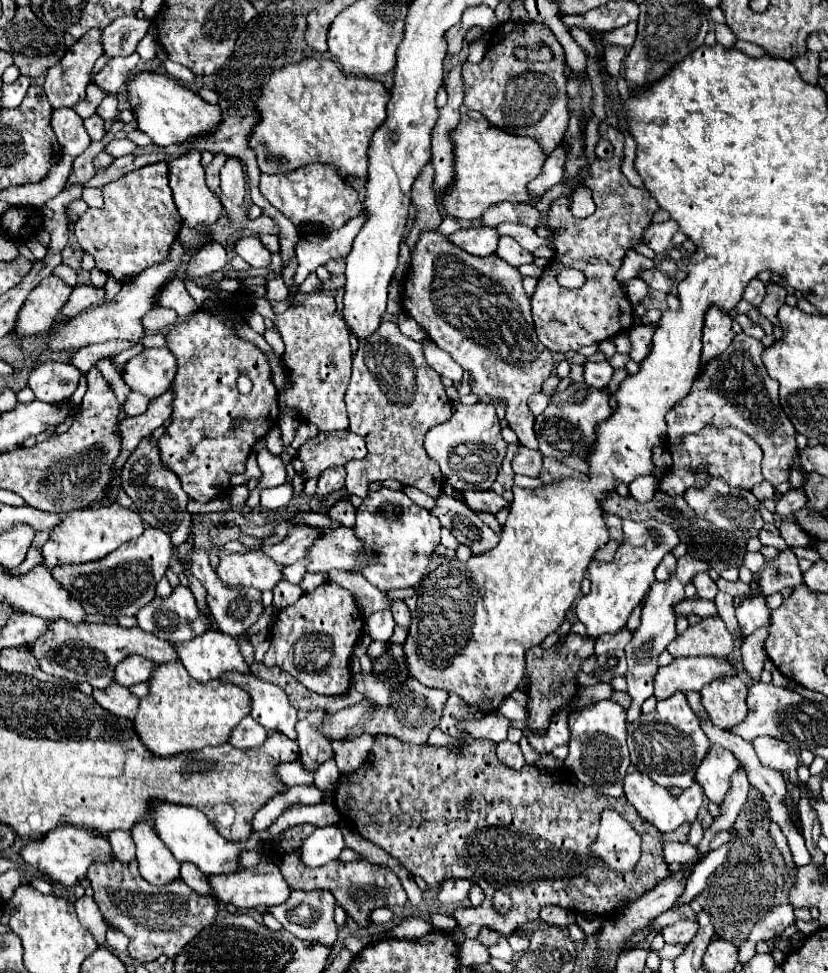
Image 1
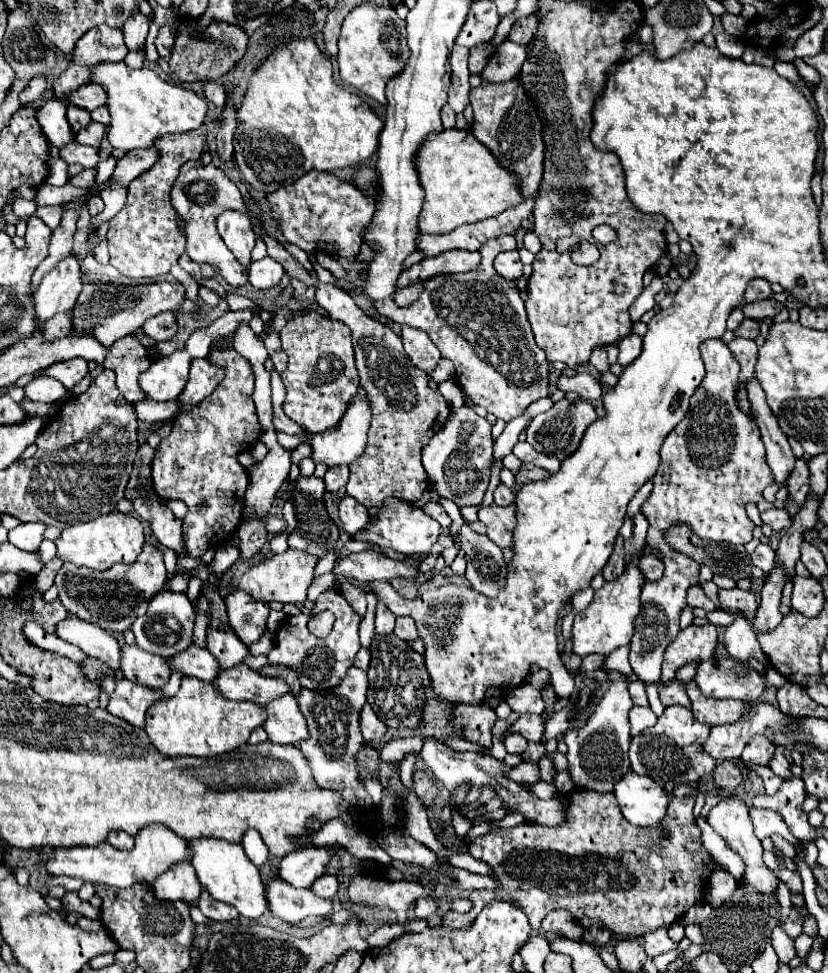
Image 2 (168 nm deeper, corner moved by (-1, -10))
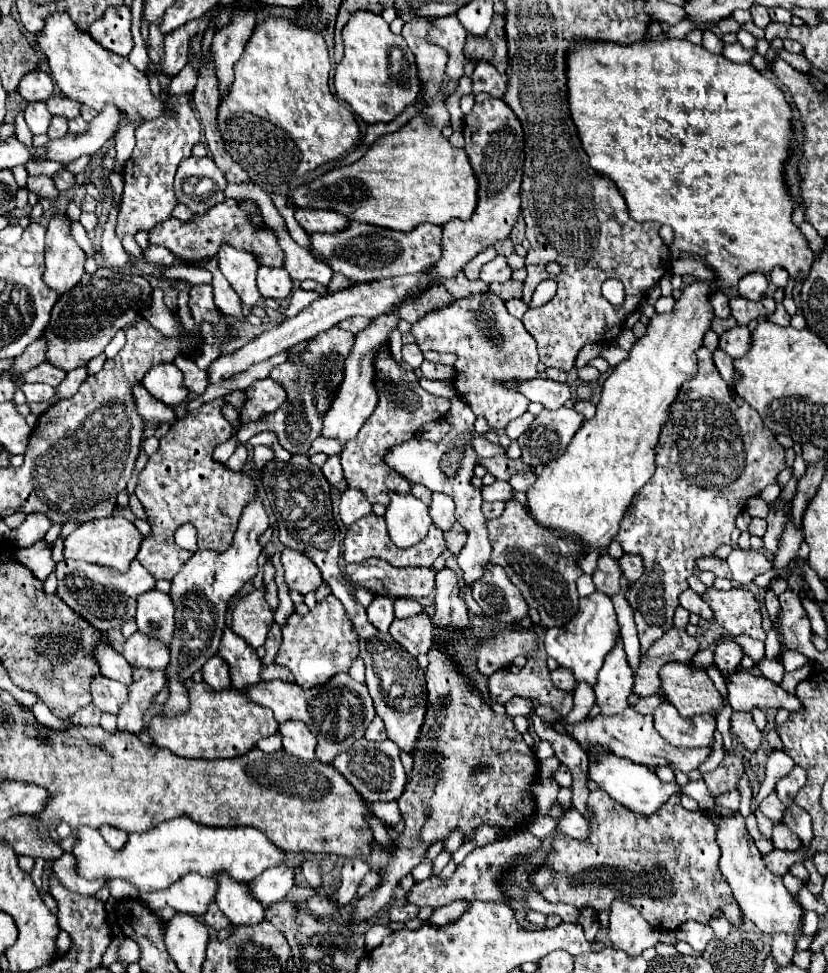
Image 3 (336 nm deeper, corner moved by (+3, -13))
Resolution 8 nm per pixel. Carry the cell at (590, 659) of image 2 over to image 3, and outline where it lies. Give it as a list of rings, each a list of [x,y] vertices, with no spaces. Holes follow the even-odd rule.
[[[557,668],[551,672],[551,680],[557,688],[563,688],[563,690],[573,690],[575,688],[575,680],[573,680],[573,674],[571,670],[565,670],[565,668]]]

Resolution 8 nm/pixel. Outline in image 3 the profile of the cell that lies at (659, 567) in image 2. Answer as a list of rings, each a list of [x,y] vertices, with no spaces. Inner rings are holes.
[[[623,554],[619,558],[619,568],[621,568],[621,574],[629,580],[629,582],[635,582],[641,578],[643,574],[643,560],[641,556],[631,556],[631,554]]]

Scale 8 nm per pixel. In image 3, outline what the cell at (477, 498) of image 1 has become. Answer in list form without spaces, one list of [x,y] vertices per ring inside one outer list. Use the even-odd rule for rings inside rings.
[[[511,500],[507,502],[505,512],[499,518],[487,520],[487,528],[493,546],[491,562],[505,568],[509,580],[521,590],[527,604],[537,610],[545,628],[565,626],[565,622],[569,622],[579,608],[575,582],[583,574],[583,570],[577,562],[581,550],[575,546],[575,542],[539,526],[519,502]]]

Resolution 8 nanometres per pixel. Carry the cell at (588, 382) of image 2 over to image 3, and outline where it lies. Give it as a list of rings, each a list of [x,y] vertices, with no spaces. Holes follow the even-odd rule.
[[[549,378],[509,380],[509,382],[503,382],[503,386],[509,386],[509,390],[521,392],[529,402],[539,402],[547,410],[557,410],[571,398],[571,390],[567,384],[559,384]]]

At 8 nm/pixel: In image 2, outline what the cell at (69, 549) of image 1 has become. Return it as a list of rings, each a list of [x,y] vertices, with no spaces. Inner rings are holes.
[[[111,511],[93,521],[63,529],[55,545],[57,545],[57,559],[61,559],[63,563],[73,563],[77,567],[105,571],[113,567],[115,563],[133,563],[133,559],[137,559],[143,551],[145,533],[137,517],[125,515],[119,511]]]

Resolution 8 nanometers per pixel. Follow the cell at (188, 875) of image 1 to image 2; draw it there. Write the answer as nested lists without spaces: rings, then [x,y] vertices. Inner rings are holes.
[[[205,889],[201,891],[201,899],[197,901],[197,907],[201,909],[201,913],[213,921],[231,921],[237,919],[237,911],[233,911],[233,907],[213,899]]]

